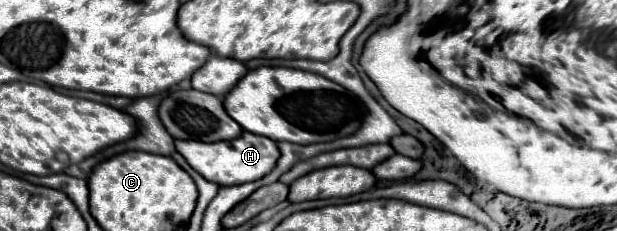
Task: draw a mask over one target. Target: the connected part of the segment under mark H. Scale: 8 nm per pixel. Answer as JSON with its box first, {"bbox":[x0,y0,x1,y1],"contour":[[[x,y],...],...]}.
{"bbox":[175,132,279,186],"contour":[[[243,132],[235,140],[227,142],[199,142],[199,140],[175,140],[175,150],[187,160],[187,164],[199,172],[209,182],[215,182],[219,186],[233,186],[233,184],[245,184],[263,178],[269,174],[279,158],[277,144],[265,136]]]}

